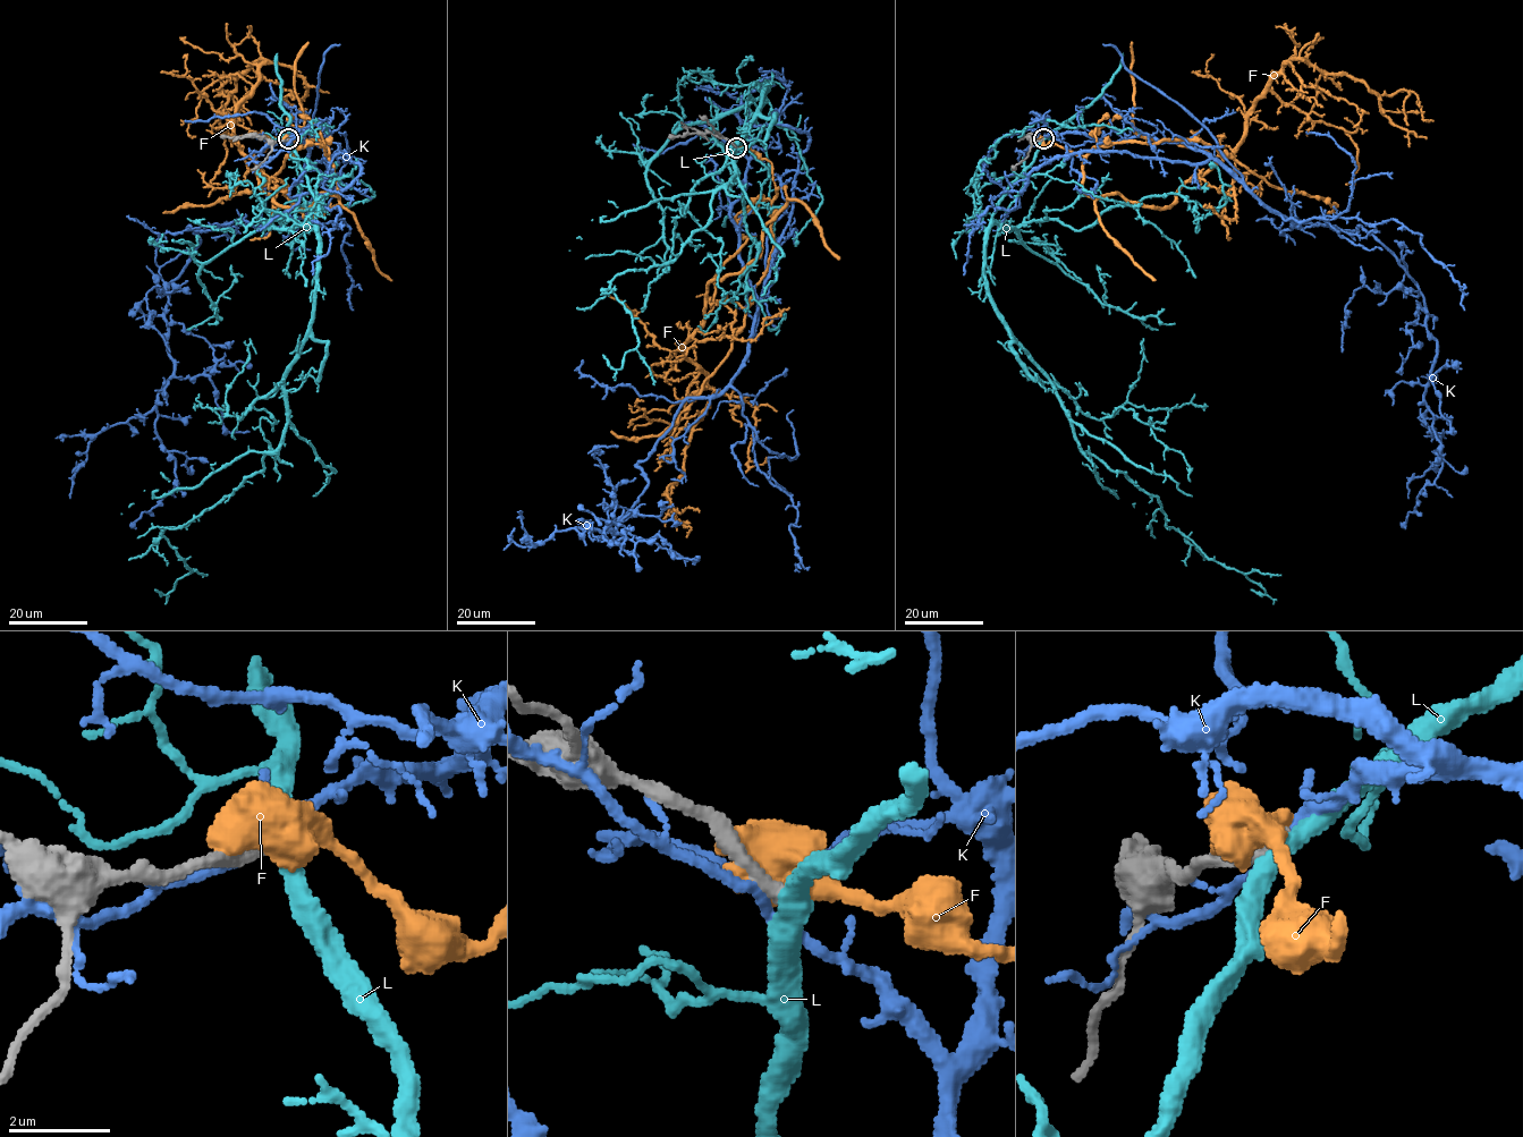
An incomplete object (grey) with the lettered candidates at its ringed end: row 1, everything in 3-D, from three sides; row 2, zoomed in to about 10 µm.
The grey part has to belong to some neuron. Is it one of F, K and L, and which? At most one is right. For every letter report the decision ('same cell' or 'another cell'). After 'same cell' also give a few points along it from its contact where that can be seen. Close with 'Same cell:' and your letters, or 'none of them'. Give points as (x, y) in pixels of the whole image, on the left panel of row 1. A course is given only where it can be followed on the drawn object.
F: another cell
K: another cell
L: another cell
Same cell: none of them

